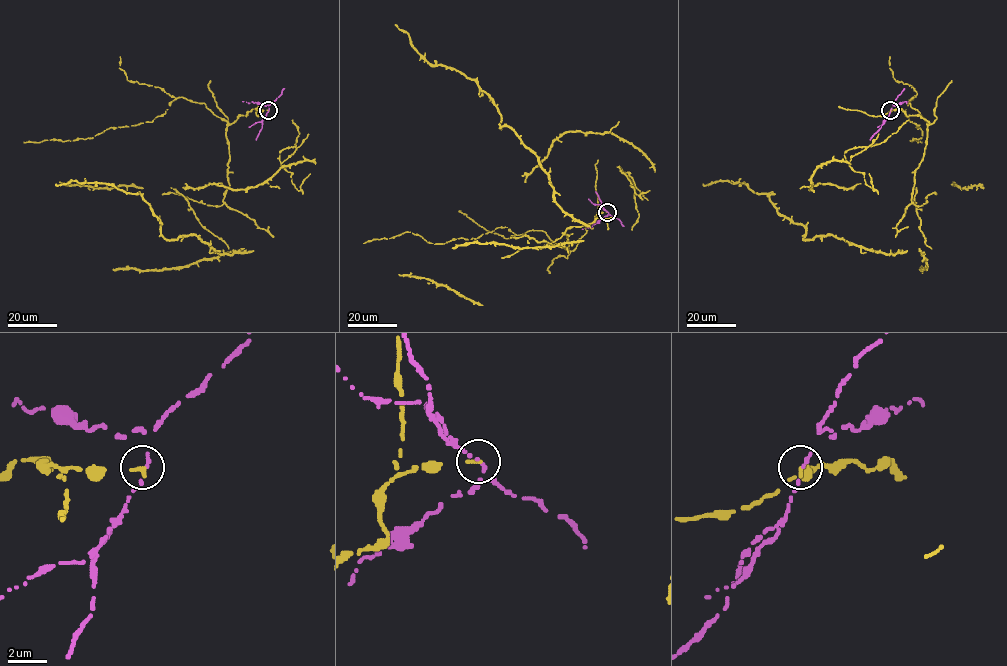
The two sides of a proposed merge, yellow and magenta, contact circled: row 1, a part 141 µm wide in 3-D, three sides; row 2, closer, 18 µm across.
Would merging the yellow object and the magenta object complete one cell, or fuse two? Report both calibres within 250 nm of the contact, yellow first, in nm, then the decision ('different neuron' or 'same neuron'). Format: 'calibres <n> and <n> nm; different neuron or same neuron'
calibres 200 and 220 nm; different neuron

